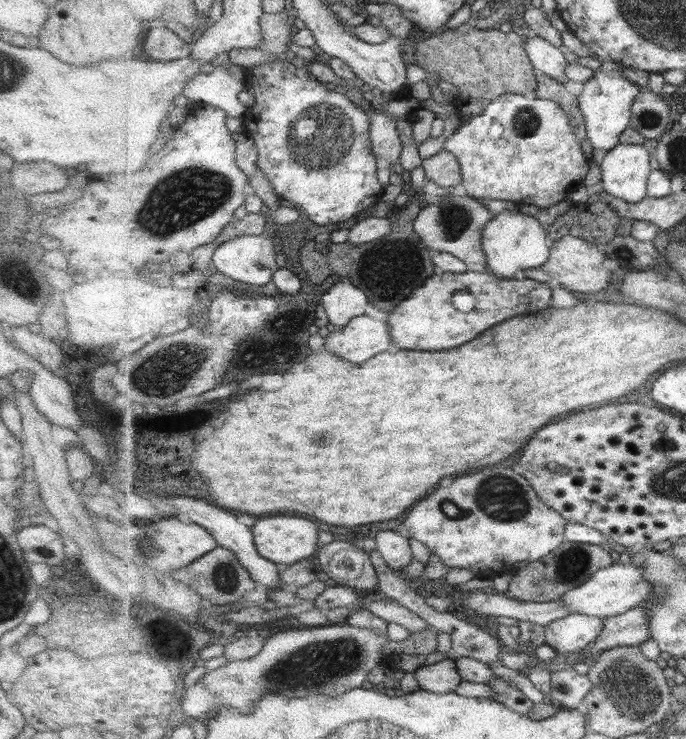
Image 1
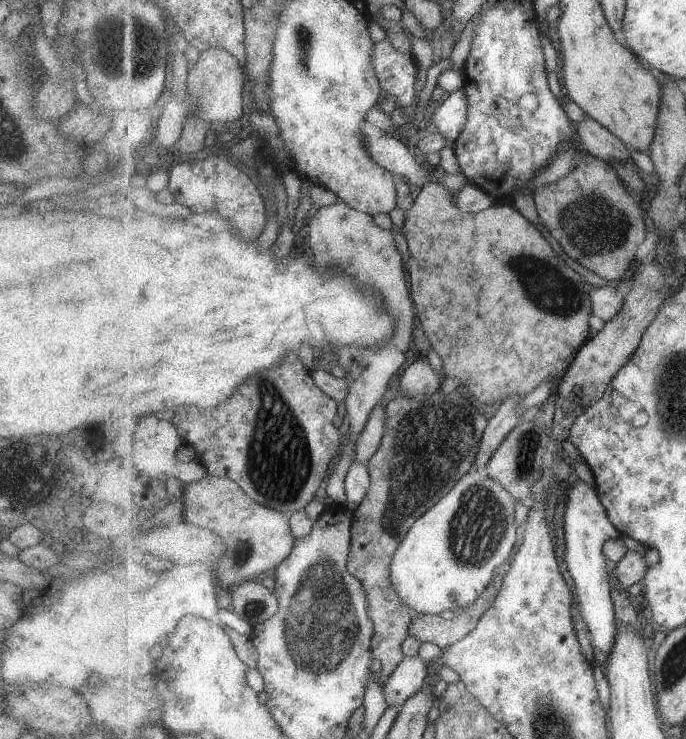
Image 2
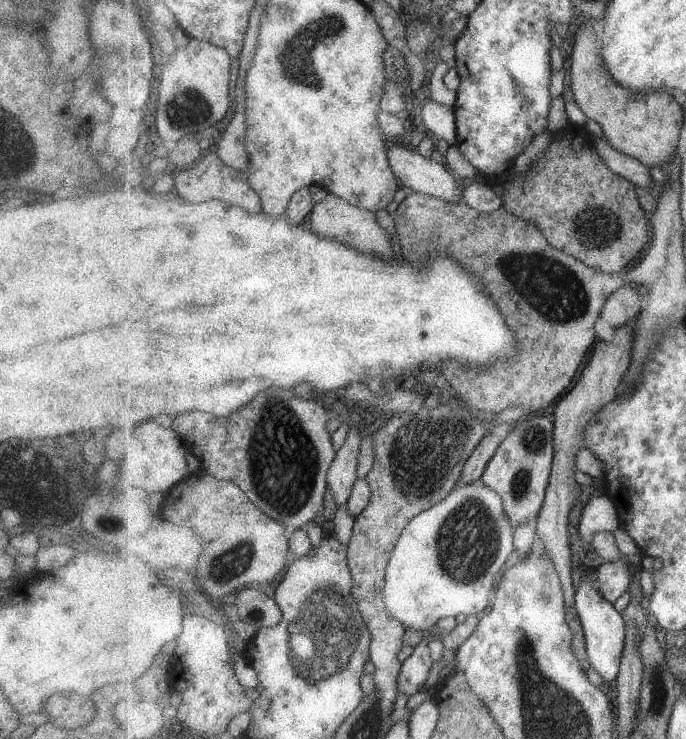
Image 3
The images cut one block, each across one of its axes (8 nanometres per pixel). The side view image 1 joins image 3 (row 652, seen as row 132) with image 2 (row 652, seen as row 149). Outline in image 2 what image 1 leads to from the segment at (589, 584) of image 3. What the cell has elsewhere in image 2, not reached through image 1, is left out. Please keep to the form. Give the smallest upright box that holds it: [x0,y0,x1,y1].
[562,482,623,665]

